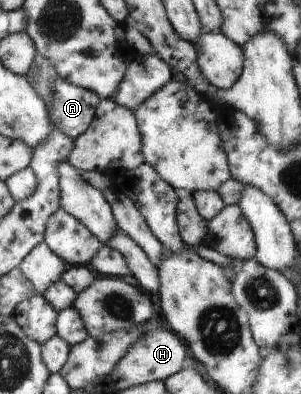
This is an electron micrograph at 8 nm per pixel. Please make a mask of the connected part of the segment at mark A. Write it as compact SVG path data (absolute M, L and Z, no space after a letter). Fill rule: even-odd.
M62 77L51 80L53 93L46 106L52 126L68 138L80 136L92 120L101 98L95 92L72 84Z

